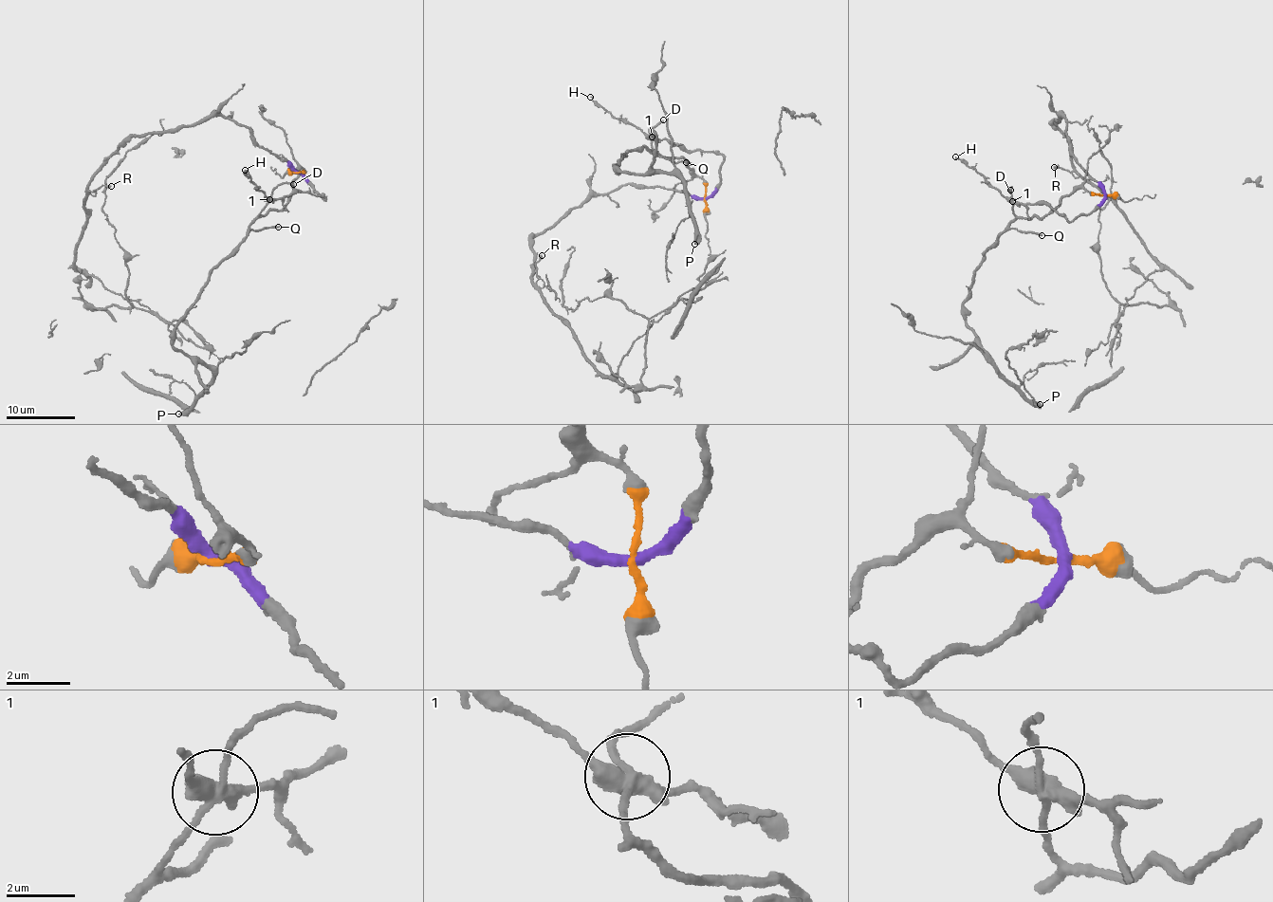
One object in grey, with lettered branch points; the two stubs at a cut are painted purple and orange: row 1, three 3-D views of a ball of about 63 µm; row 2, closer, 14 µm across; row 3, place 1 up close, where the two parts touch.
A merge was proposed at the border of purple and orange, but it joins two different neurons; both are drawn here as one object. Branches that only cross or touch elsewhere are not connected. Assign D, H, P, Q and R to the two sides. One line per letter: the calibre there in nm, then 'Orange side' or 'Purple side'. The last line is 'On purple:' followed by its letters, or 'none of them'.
D: Thickness 190 nm. Orange side
H: Thickness 130 nm. Purple side
P: Thickness 420 nm. Orange side
Q: Thickness 200 nm. Orange side
R: Thickness 240 nm. Purple side
On purple: H, R

